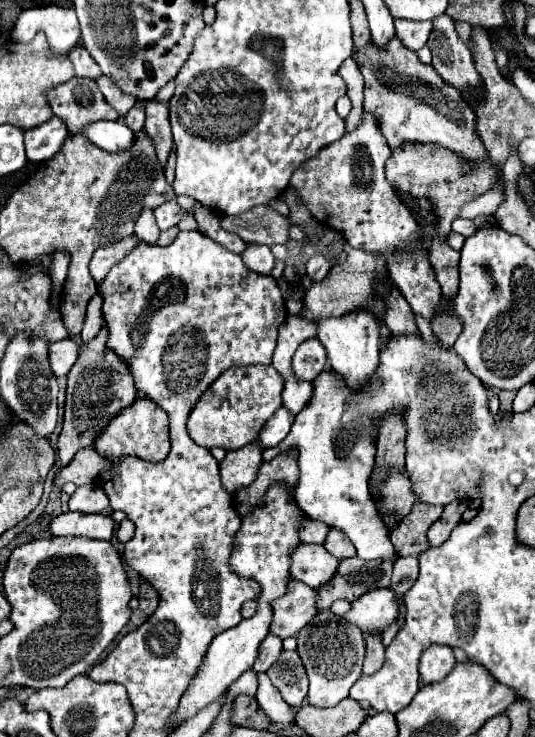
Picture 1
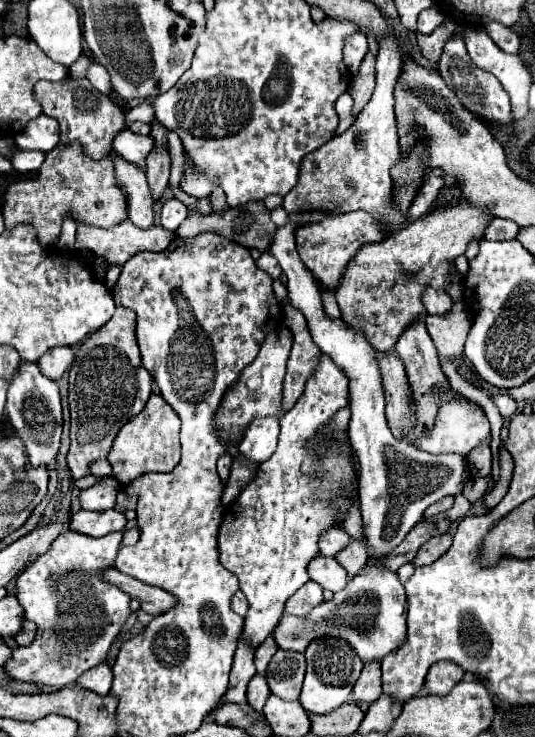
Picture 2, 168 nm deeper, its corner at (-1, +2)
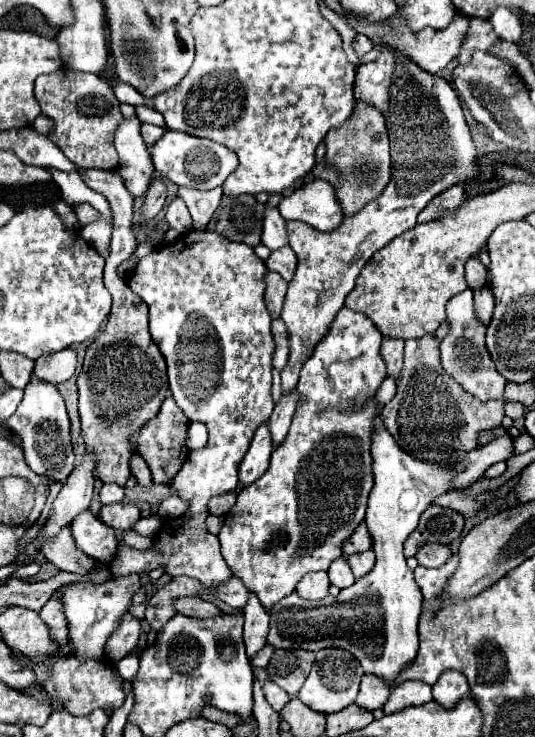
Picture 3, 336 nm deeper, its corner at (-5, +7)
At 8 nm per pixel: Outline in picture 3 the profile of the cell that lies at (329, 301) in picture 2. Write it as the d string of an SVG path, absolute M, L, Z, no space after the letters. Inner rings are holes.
M347 307L337 313L327 335L317 343L313 355L301 369L297 385L299 403L285 441L271 453L265 475L251 487L239 491L235 507L223 519L219 531L221 553L233 575L239 577L249 591L255 591L267 609L293 593L303 575L327 571L335 559L343 557L341 545L365 519L367 497L373 487L371 435L375 419L379 417L375 393L387 377L385 361L379 353L381 341L383 335L363 313Z

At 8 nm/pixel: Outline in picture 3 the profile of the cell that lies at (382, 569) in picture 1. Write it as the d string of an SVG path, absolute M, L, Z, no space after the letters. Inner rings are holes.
M429 505L421 515L417 529L405 541L405 557L413 557L427 543L449 545L461 535L463 525L465 519L459 513L439 505Z

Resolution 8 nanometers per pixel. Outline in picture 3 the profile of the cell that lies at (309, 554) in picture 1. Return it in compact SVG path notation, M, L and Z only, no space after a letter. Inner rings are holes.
M339 559L339 561L333 561L331 567L329 567L329 581L339 587L339 589L345 589L349 585L355 583L355 575L351 573L351 567L345 559Z

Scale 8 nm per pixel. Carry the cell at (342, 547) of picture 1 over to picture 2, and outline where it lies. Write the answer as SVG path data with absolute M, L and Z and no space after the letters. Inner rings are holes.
M349 542L349 546L345 546L345 550L341 550L341 554L337 554L337 562L349 574L357 574L365 566L367 560L369 560L367 548L361 542Z

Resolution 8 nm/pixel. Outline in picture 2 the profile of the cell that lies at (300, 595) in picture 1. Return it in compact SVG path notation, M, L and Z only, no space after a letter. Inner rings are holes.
M307 582L305 586L301 586L285 604L285 614L293 614L299 618L305 618L305 614L309 614L309 610L313 610L315 606L319 606L323 602L323 590L319 584L315 582Z

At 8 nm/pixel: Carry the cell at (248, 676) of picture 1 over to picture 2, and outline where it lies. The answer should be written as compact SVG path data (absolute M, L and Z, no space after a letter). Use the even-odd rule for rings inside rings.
M261 674L253 676L251 682L249 682L249 690L247 690L249 706L253 706L255 710L263 710L263 704L265 704L265 700L267 700L267 696L271 694L267 688L269 688L269 686L267 686L267 682L265 682L265 676L261 676Z

